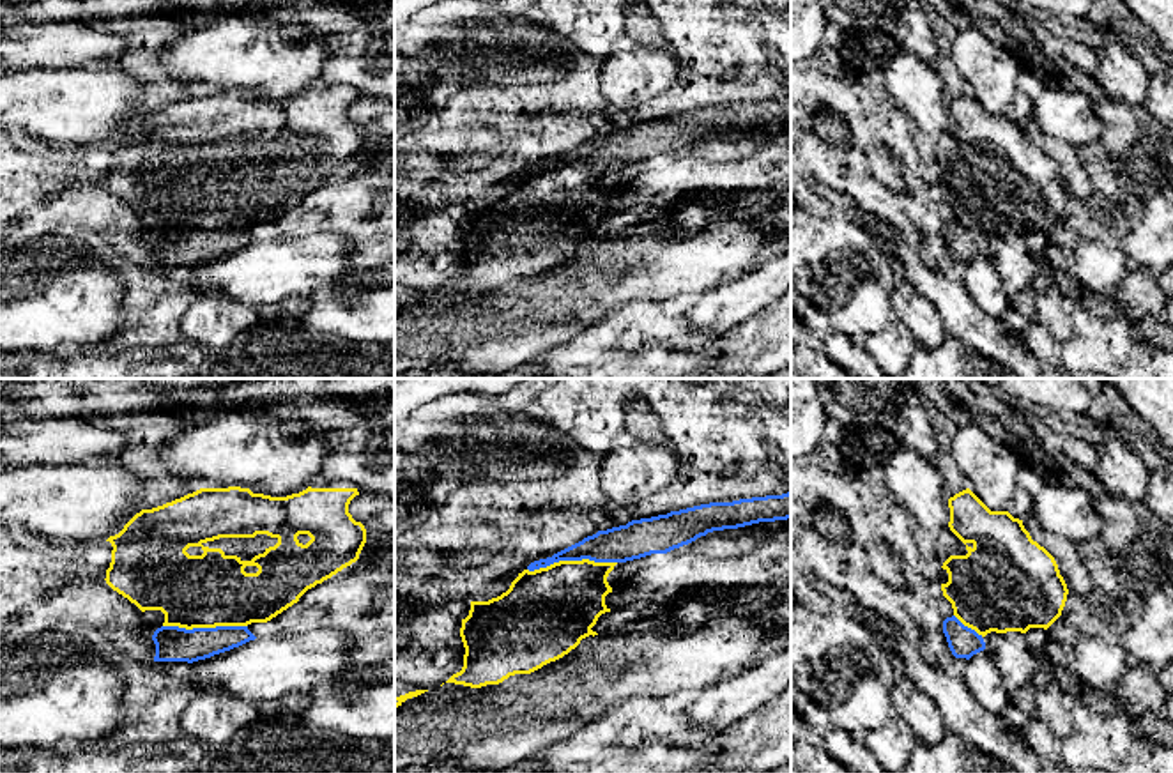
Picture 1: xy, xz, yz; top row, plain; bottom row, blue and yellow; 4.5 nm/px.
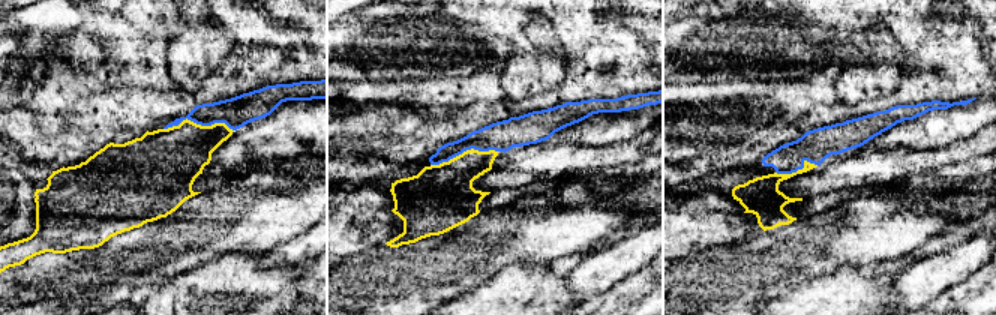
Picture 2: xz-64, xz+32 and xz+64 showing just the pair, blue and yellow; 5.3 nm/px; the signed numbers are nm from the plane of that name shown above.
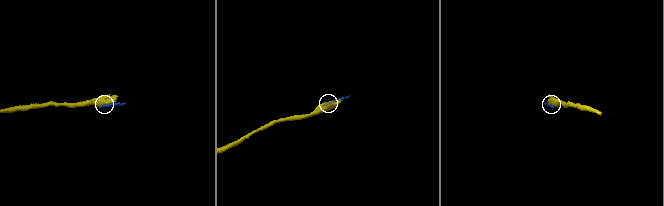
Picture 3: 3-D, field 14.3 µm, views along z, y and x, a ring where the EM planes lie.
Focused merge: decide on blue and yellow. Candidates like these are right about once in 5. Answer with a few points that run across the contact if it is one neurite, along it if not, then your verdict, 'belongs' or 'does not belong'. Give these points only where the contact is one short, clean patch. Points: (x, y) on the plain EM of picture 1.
does not belong

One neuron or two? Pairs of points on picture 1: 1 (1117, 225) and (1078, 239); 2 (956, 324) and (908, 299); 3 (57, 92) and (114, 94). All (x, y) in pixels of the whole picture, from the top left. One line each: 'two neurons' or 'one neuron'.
1: one neuron
2: two neurons
3: one neuron

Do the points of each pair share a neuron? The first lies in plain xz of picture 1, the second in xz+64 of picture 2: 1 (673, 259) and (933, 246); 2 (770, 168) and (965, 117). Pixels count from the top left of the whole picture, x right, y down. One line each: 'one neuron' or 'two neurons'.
1: two neurons
2: two neurons

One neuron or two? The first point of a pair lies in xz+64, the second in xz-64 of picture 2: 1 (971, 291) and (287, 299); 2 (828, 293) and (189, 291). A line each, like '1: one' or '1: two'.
1: two
2: one

